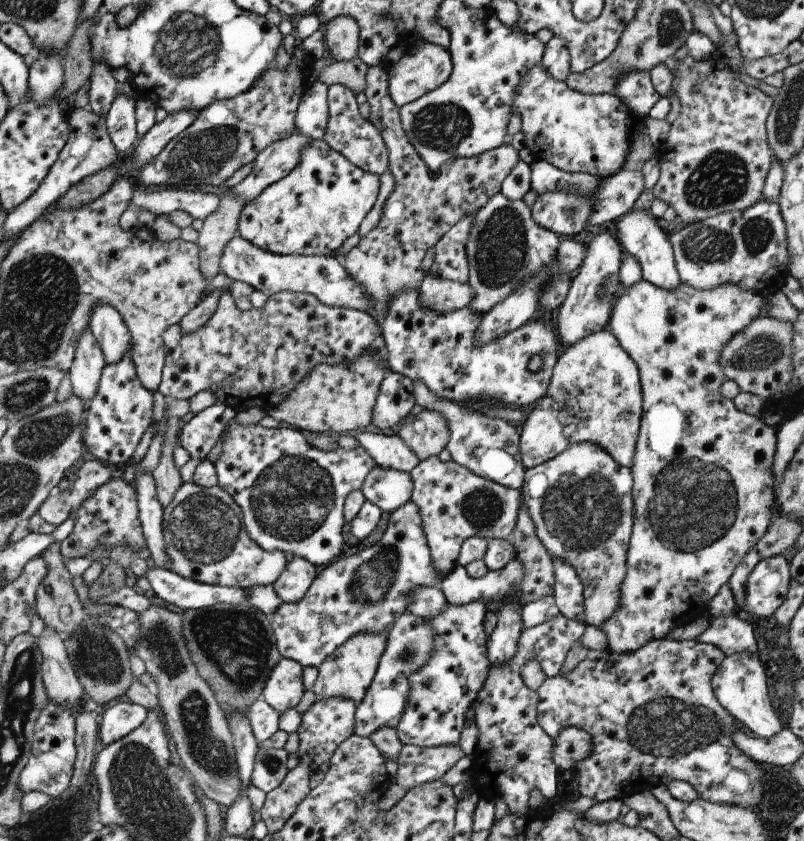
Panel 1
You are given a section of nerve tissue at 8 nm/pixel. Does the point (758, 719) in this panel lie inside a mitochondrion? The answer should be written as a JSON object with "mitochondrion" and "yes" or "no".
{"mitochondrion":"no"}

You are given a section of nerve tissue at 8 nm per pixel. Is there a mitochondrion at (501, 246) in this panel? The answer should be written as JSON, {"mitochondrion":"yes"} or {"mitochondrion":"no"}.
{"mitochondrion":"yes"}

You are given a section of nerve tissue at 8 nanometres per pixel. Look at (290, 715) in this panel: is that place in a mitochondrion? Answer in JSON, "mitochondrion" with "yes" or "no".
{"mitochondrion":"no"}

